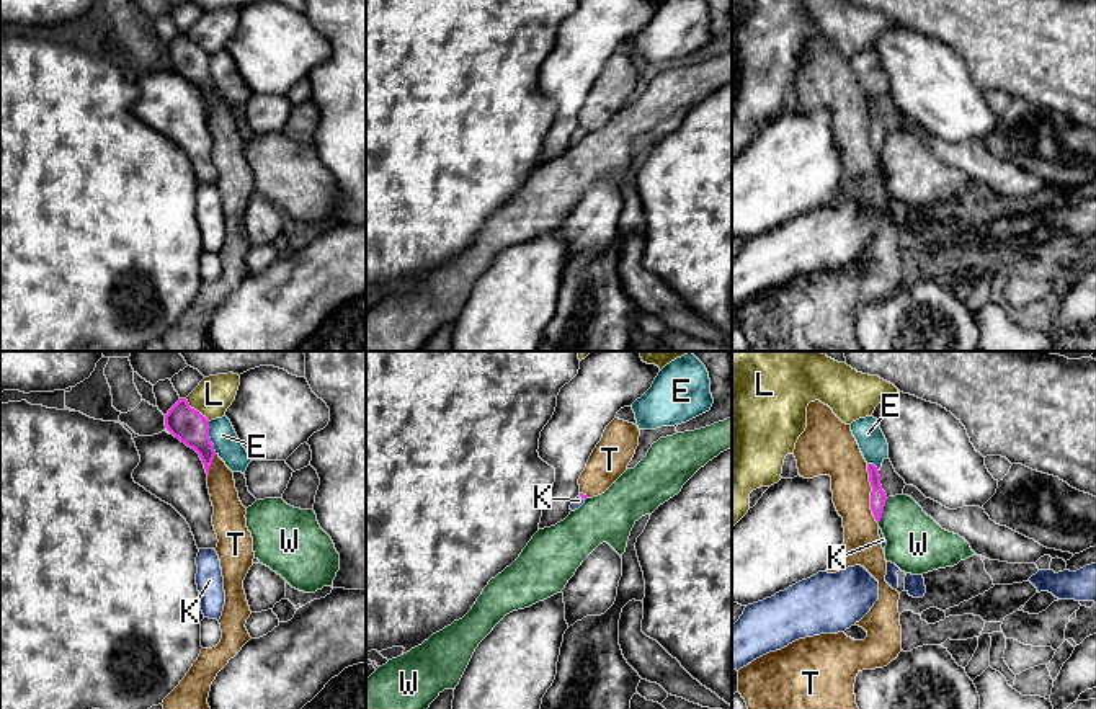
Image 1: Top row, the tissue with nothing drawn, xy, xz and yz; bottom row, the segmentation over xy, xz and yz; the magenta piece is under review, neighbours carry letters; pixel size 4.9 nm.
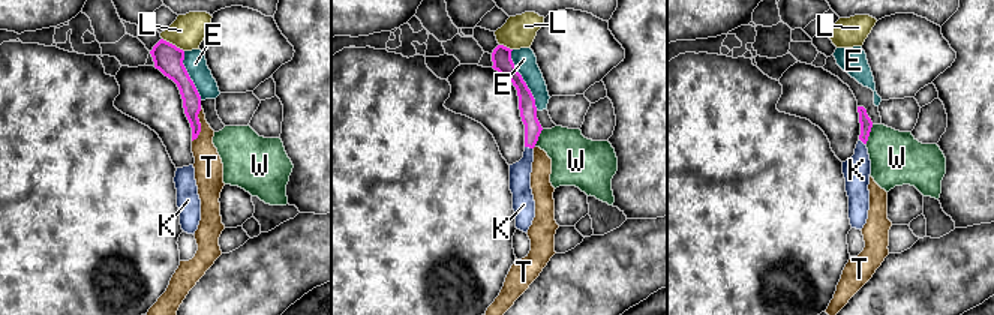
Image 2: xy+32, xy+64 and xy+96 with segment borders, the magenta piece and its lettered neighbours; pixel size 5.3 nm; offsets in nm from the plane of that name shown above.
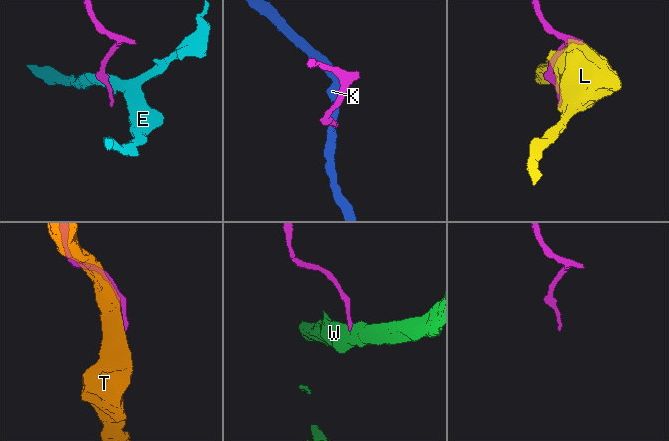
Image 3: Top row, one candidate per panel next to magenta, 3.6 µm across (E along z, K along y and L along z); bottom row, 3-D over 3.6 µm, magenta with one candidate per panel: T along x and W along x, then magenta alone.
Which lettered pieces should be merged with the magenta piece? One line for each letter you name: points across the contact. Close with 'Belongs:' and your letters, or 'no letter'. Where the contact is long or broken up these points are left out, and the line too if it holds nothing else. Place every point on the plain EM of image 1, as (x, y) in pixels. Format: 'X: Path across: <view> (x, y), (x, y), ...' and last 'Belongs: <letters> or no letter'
K: Path across: xz (582, 129), (582, 131), (579, 134)
Belongs: K

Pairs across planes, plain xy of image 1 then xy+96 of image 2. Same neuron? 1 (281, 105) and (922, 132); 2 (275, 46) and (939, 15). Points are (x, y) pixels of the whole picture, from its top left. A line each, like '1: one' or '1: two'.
1: two
2: two

